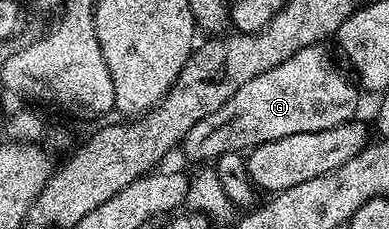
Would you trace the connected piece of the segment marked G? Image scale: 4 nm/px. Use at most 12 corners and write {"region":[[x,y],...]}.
{"region":[[326,46],[241,85],[183,138],[217,161],[352,122],[360,88]]}

